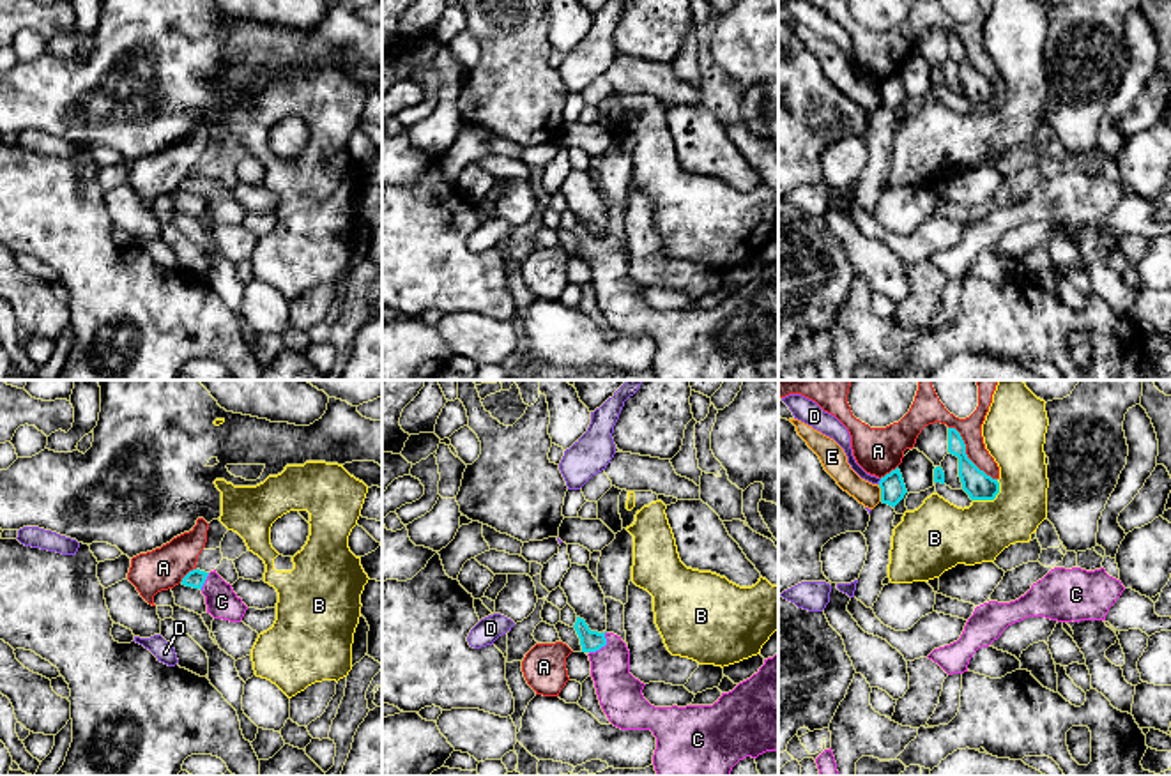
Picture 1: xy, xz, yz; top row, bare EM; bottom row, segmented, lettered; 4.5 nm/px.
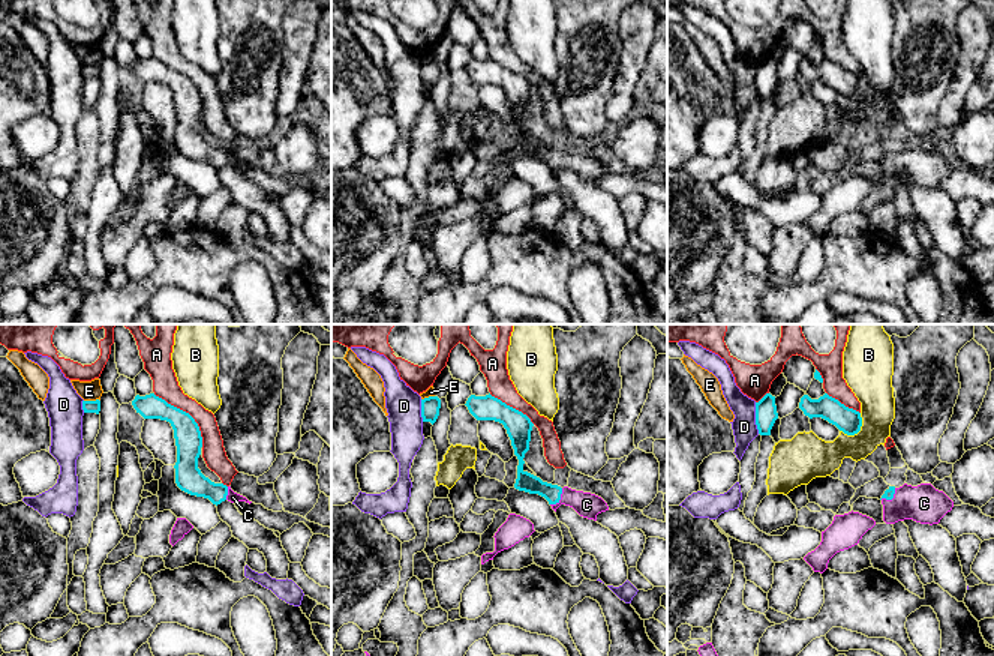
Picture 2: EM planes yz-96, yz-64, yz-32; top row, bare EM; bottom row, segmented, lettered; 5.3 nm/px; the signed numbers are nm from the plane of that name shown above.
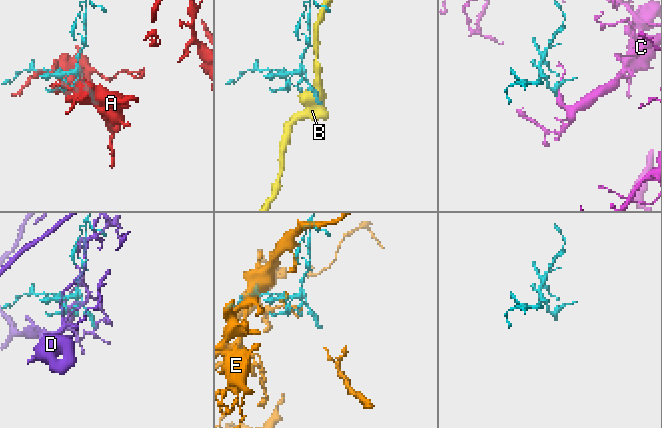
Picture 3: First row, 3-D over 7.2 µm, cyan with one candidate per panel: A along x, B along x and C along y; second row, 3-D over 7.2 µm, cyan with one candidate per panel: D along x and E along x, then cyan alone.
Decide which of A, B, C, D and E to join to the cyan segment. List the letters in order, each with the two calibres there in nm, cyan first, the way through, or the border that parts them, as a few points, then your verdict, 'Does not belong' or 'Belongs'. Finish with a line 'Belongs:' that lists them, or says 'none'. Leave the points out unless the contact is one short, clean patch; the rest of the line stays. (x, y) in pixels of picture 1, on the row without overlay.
A: Thickness 130 nm (cyan) against 110 nm. Does not belong
B: Thickness 130 nm (cyan) against 260 nm. Boundary: yz (998, 83), (998, 98), (993, 103), (973, 105). Does not belong
C: Thickness 100 nm (cyan) against 200 nm. Path across: xz (591, 244), (604, 250), (619, 297). Belongs
D: Thickness 110 nm (cyan) against 60 nm. Does not belong
E: Thickness 110 nm (cyan) against 110 nm. Does not belong
Belongs: C

